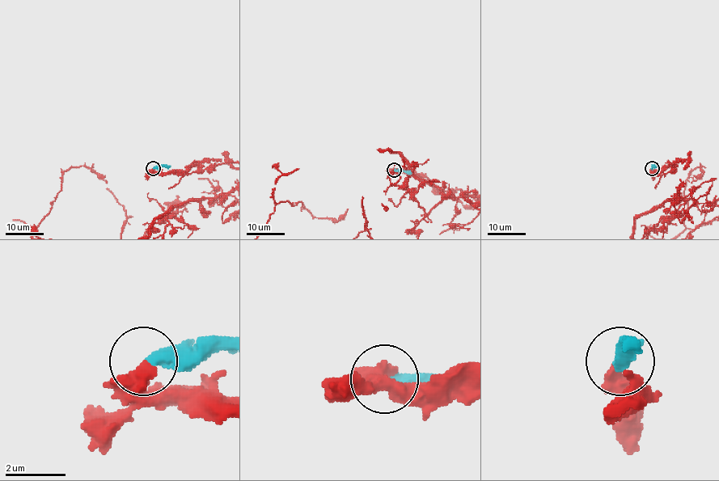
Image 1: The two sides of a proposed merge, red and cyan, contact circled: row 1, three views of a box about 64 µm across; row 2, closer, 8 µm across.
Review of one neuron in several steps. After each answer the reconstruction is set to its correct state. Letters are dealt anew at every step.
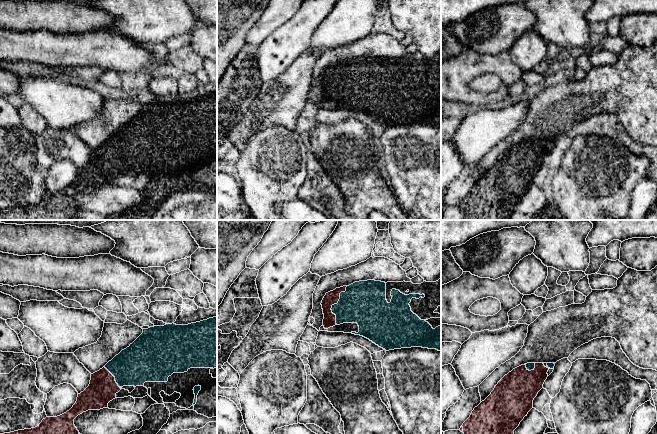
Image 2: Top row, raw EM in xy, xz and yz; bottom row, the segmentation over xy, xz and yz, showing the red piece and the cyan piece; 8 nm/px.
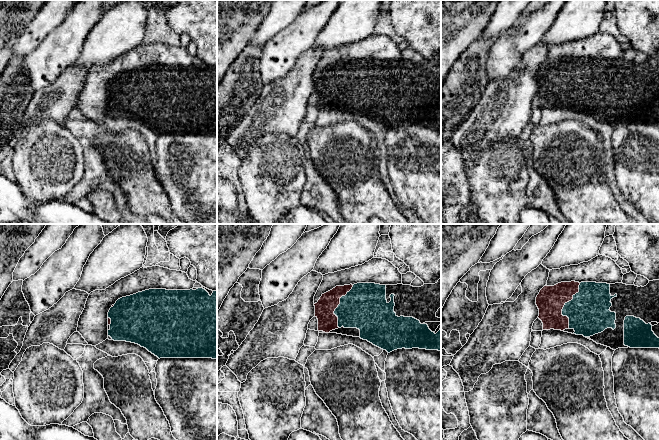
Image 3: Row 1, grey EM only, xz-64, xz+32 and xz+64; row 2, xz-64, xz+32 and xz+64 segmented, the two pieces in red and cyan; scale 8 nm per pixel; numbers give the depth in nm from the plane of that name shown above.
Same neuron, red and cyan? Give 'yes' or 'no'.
yes

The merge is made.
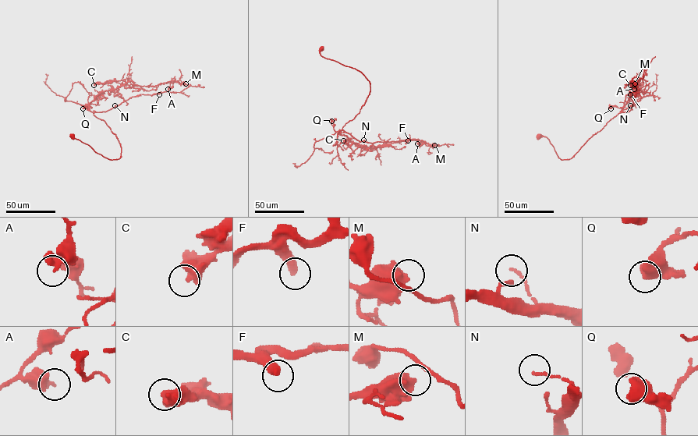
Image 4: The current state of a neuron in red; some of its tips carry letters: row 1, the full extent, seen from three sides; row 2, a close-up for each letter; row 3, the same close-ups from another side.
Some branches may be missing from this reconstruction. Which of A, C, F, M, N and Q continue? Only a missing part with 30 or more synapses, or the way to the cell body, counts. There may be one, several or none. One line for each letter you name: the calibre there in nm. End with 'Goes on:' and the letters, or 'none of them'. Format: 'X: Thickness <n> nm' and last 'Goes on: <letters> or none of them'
M: Thickness 420 nm
Goes on: M

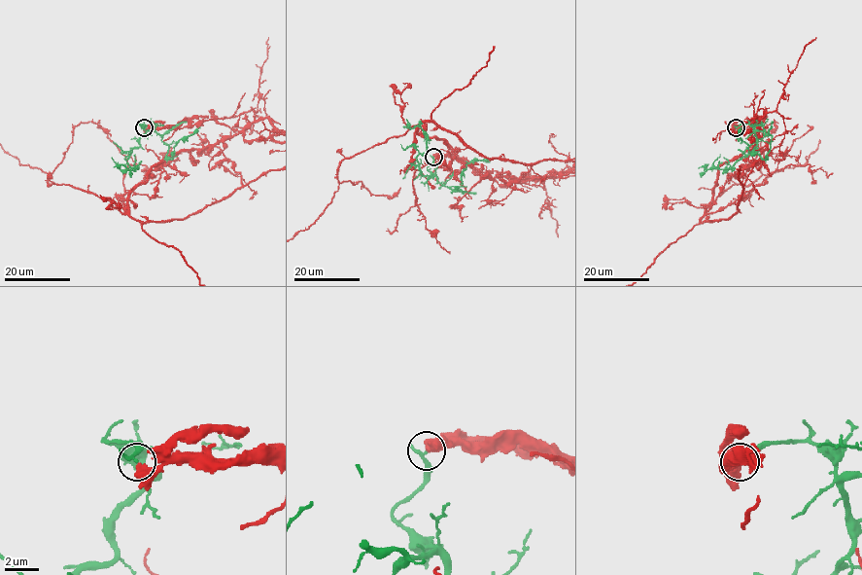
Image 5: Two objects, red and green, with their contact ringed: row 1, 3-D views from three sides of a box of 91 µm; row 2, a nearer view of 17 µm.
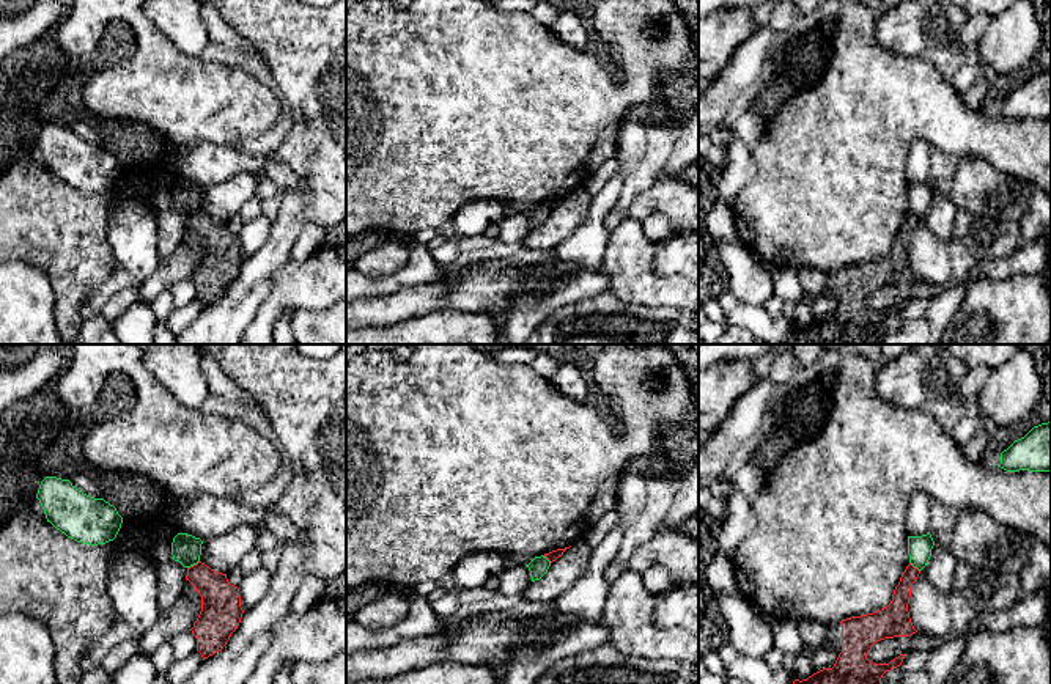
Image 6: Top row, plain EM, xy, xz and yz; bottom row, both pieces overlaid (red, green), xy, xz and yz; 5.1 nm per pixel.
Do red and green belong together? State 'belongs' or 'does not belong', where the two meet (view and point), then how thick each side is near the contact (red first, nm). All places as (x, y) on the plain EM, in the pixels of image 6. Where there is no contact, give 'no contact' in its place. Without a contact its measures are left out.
does not belong | xy (194, 213) | 200/150 nm

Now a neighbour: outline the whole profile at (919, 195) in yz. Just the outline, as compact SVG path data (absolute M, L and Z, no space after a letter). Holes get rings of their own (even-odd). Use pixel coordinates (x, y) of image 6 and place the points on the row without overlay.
M930 181L922 184L908 184L909 211L922 219L931 204L933 193L935 189Z

